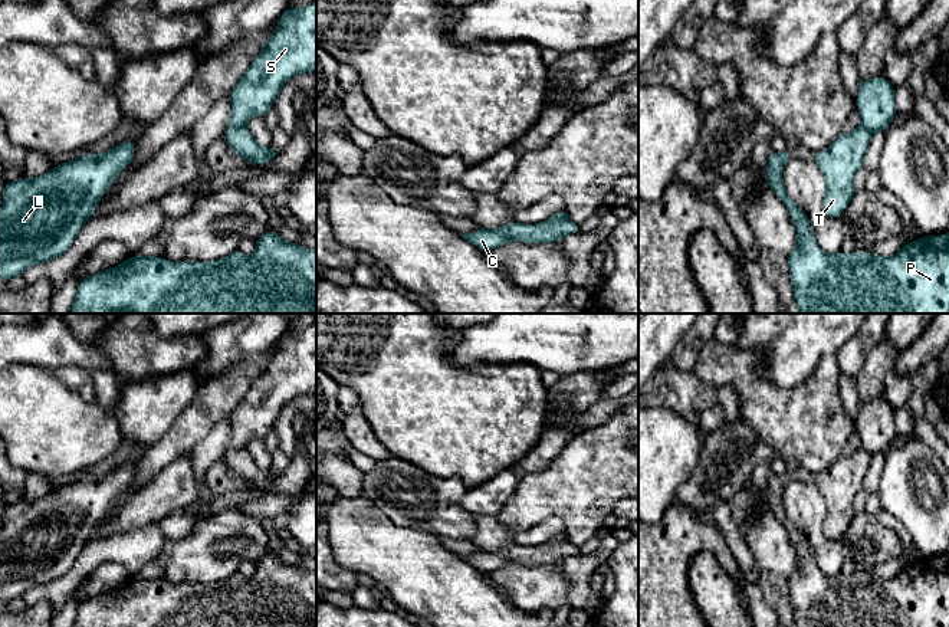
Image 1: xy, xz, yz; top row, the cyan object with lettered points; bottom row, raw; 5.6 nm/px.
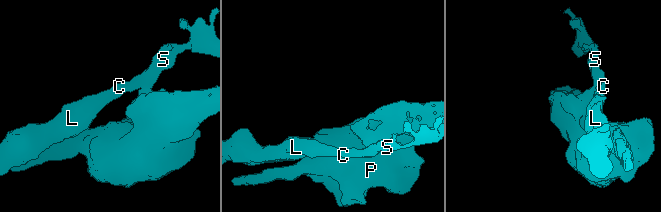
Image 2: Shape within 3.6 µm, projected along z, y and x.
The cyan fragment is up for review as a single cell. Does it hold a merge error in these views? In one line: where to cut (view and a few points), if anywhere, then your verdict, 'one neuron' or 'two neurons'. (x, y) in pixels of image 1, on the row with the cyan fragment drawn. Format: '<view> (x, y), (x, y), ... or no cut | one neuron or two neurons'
xy (246, 125), (229, 128) | two neurons

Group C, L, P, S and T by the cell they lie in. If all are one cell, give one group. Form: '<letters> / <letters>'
C L S / P T

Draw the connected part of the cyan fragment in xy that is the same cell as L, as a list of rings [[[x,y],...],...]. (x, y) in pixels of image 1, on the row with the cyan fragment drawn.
[[[135,141],[102,154],[85,154],[36,177],[6,183],[0,207],[0,279],[20,276],[33,265],[65,253],[95,214],[96,203],[116,175],[134,160]]]

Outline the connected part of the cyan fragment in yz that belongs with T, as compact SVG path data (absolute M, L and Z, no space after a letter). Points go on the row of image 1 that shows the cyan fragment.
M860 125L851 134L841 134L828 150L814 152L812 161L825 178L822 211L840 217L856 194L854 175L868 148L871 132Z

